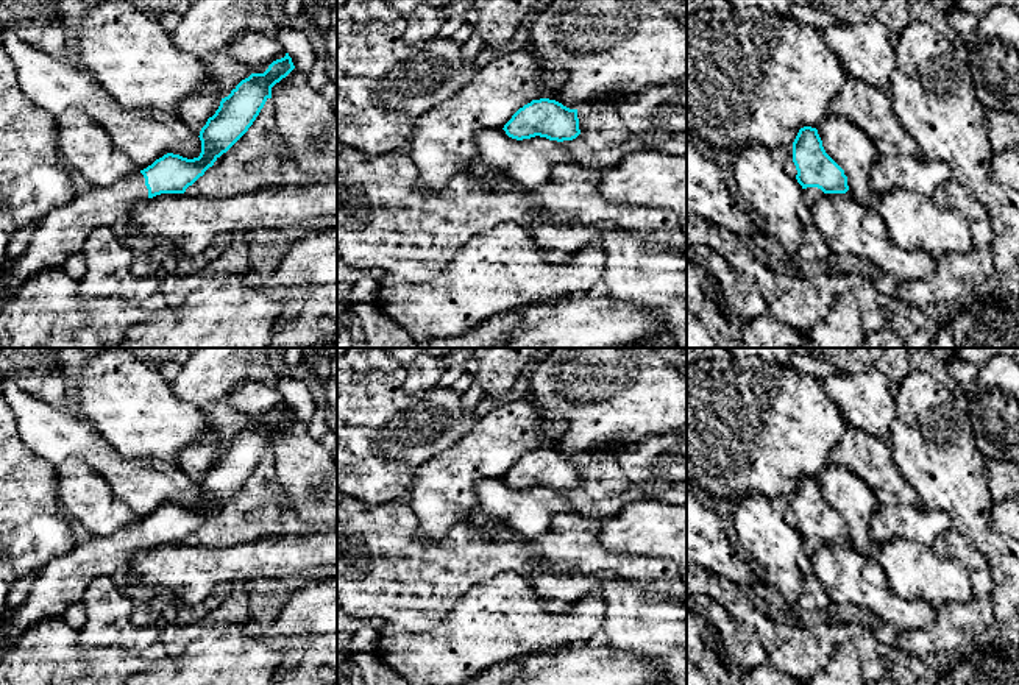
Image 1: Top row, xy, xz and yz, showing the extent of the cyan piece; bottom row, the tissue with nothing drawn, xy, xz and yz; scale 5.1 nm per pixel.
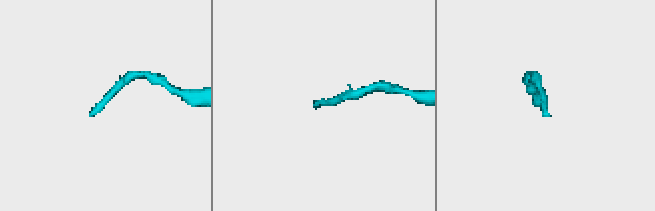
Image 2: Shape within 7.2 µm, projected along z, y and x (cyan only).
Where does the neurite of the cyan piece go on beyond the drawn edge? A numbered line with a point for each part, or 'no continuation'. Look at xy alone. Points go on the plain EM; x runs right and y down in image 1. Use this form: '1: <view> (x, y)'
1: xy (60, 582)

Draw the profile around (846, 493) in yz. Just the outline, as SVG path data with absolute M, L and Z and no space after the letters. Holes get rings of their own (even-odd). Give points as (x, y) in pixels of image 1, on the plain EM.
M825 465L816 479L825 502L844 520L847 541L863 555L871 555L875 546L869 524L880 507L871 487L852 471L835 465Z

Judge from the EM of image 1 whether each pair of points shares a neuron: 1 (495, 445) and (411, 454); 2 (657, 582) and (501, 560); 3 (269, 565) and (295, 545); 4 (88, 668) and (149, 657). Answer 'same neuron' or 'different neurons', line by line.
1: different neurons
2: same neuron
3: same neuron
4: same neuron

